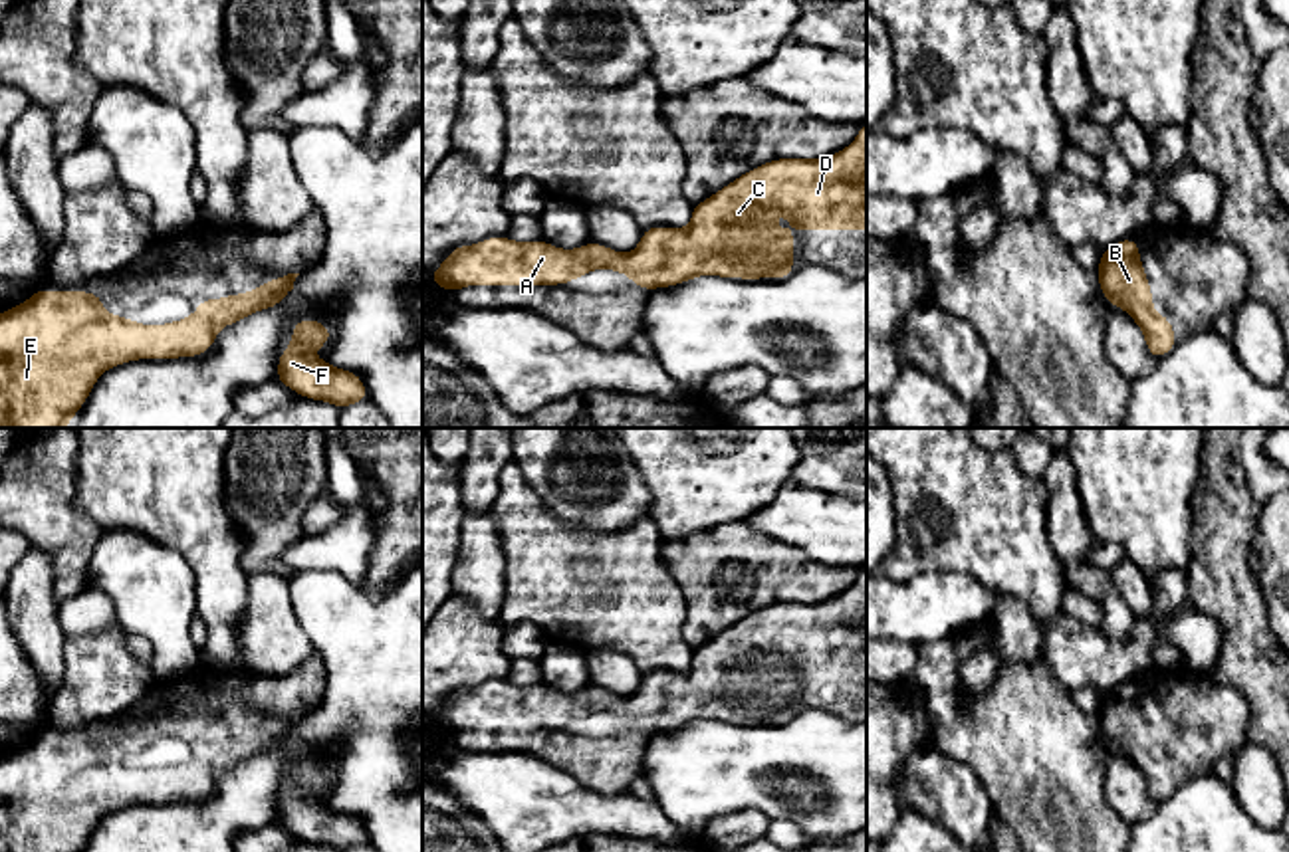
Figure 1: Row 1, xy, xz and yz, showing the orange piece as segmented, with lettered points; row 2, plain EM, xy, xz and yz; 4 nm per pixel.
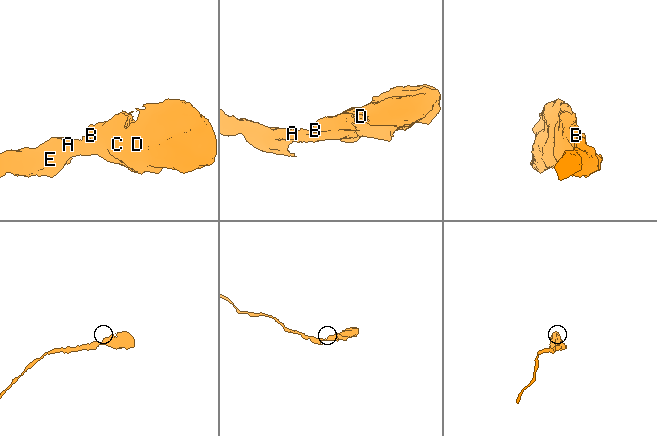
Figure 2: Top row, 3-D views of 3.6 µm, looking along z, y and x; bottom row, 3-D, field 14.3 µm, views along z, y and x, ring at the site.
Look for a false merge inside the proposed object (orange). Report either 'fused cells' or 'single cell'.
single cell

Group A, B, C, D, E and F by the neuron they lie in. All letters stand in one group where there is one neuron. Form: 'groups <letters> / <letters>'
groups A B C D E F

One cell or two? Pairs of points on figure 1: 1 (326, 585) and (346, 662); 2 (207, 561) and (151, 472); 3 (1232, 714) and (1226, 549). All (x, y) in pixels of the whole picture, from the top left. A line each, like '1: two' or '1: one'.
1: one
2: one
3: two

